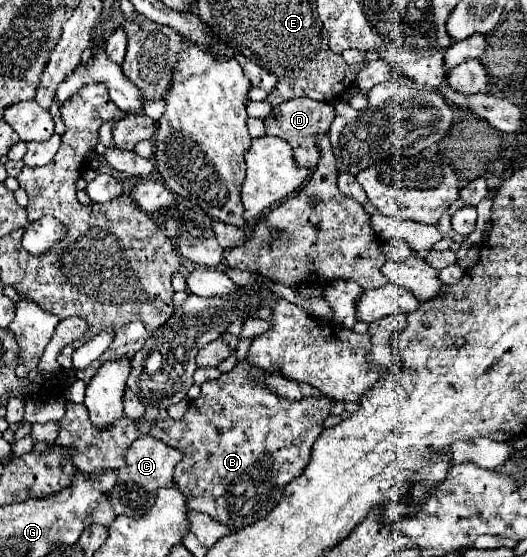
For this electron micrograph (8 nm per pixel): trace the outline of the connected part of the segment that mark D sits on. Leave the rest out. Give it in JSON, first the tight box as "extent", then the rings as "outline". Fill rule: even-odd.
{"extent":[266,98,334,168],"outline":[[[292,98],[280,106],[276,106],[270,116],[266,116],[266,134],[284,138],[294,148],[294,158],[300,166],[314,168],[320,160],[320,148],[316,144],[316,136],[326,134],[334,120],[334,106],[328,102],[316,102],[310,98]]]}

